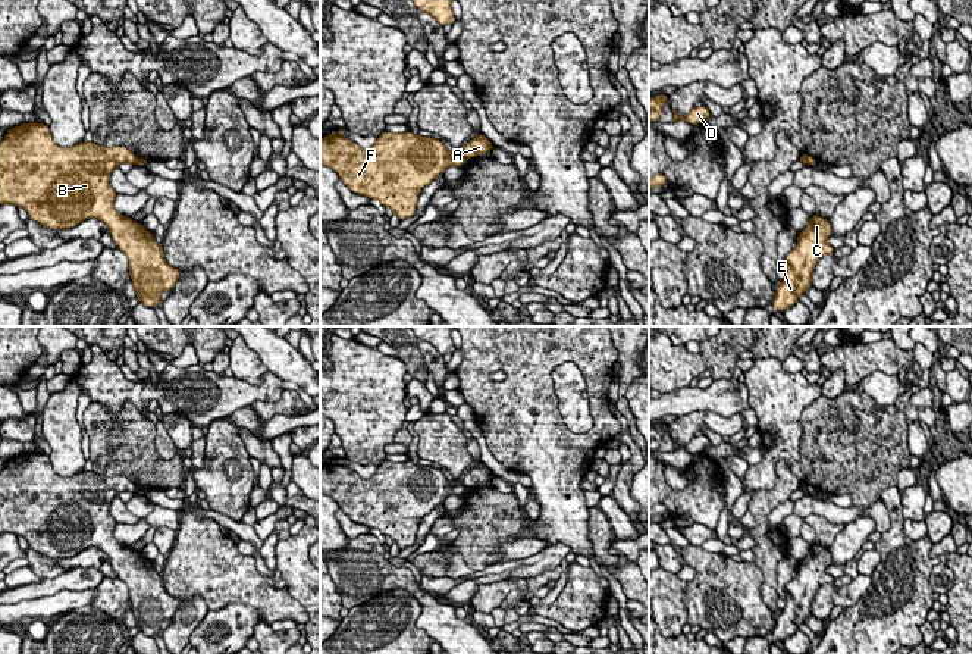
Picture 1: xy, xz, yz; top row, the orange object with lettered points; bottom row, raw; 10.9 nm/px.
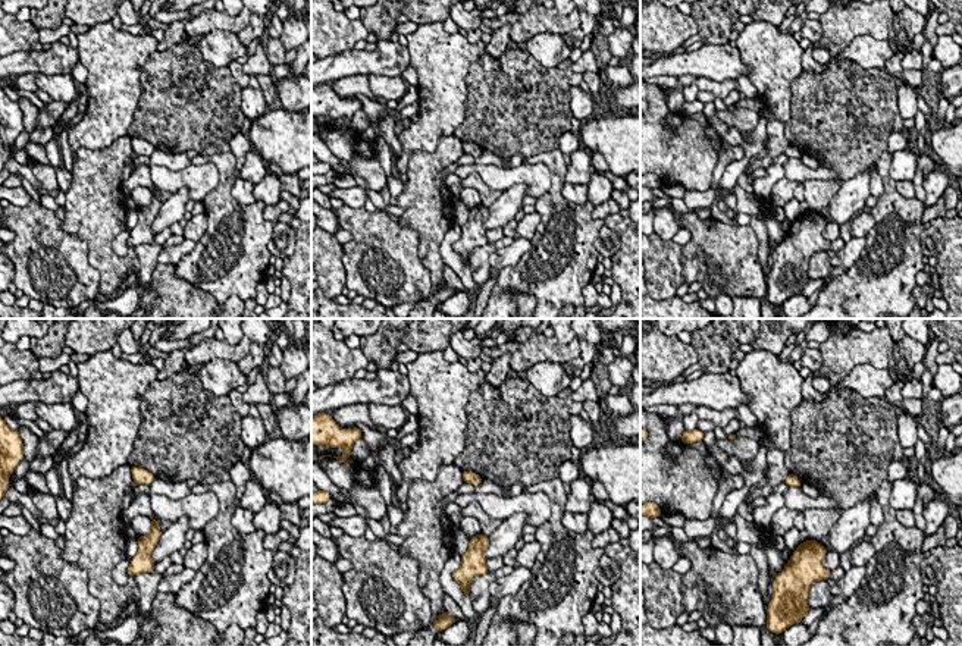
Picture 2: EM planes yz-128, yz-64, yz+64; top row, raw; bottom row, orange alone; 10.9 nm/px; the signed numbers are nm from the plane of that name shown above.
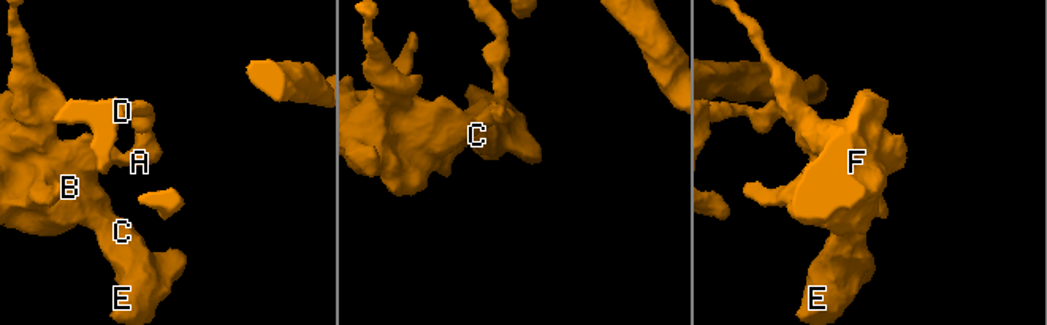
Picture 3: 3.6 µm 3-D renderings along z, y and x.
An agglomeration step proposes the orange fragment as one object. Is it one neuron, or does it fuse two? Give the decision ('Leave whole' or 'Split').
Split

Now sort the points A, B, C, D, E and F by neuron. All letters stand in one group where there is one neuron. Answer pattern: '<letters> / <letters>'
A D / B C E F

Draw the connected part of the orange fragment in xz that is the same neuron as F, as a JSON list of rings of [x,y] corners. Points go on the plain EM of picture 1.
[[[335,460],[320,469],[320,494],[333,498],[339,509],[355,523],[379,529],[389,536],[399,550],[416,542],[420,520],[435,510],[449,495],[463,495],[467,489],[463,484],[455,485],[440,469],[414,464],[413,461],[383,461],[373,476],[364,479],[352,469]]]

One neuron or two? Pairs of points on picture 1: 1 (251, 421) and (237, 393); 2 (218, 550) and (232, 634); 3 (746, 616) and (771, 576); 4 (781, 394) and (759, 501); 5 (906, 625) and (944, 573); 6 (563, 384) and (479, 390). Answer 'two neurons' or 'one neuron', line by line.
1: two neurons
2: two neurons
3: two neurons
4: two neurons
5: two neurons
6: two neurons

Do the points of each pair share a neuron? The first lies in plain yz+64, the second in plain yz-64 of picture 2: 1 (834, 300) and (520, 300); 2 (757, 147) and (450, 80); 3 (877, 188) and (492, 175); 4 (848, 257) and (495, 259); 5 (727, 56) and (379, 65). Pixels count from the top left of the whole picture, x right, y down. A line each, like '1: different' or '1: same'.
1: different
2: same
3: same
4: same
5: same

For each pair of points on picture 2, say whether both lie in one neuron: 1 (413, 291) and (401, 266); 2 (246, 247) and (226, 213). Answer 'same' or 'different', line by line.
1: same
2: same

